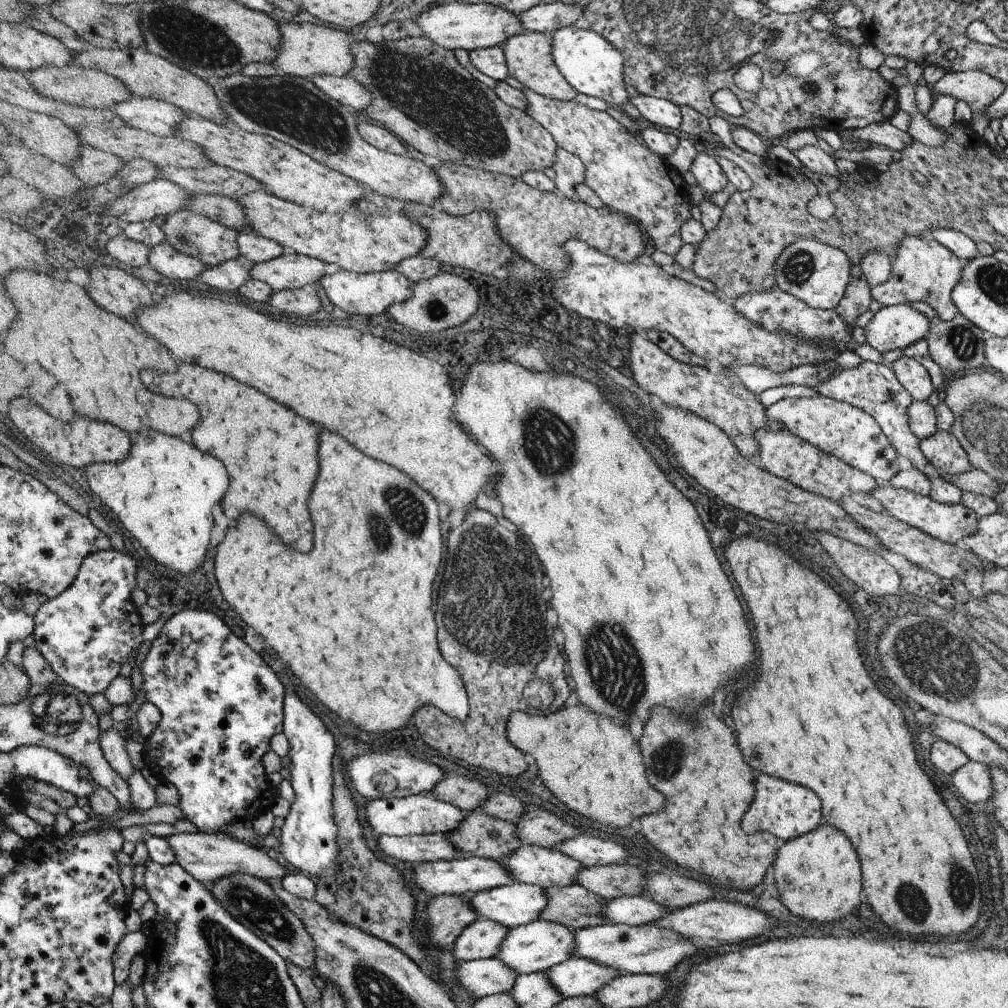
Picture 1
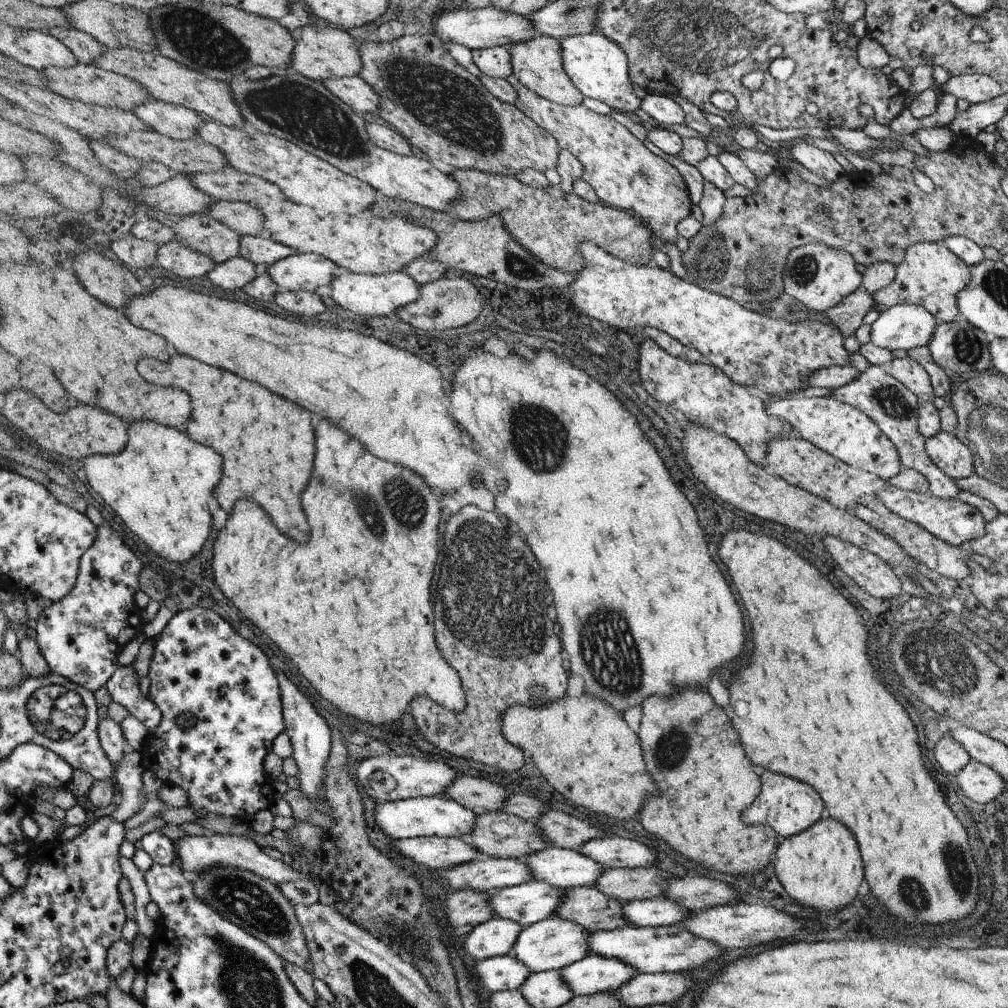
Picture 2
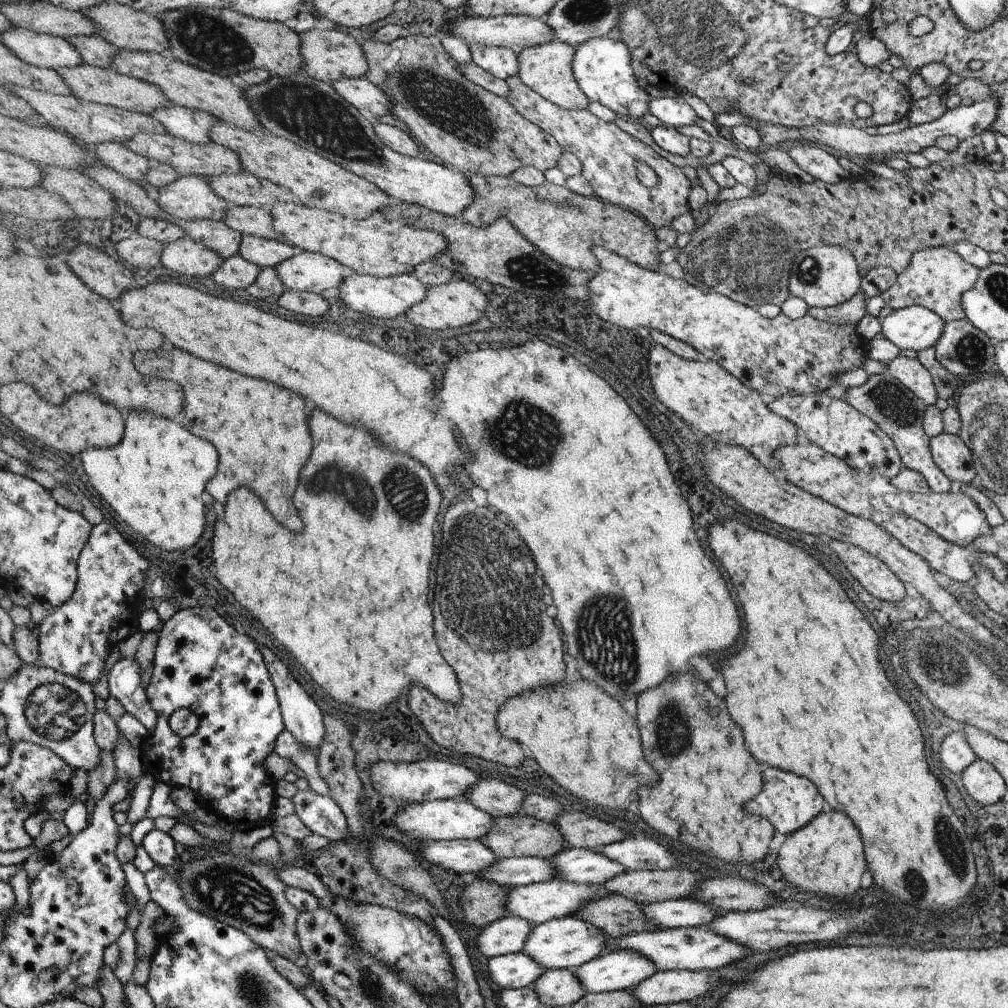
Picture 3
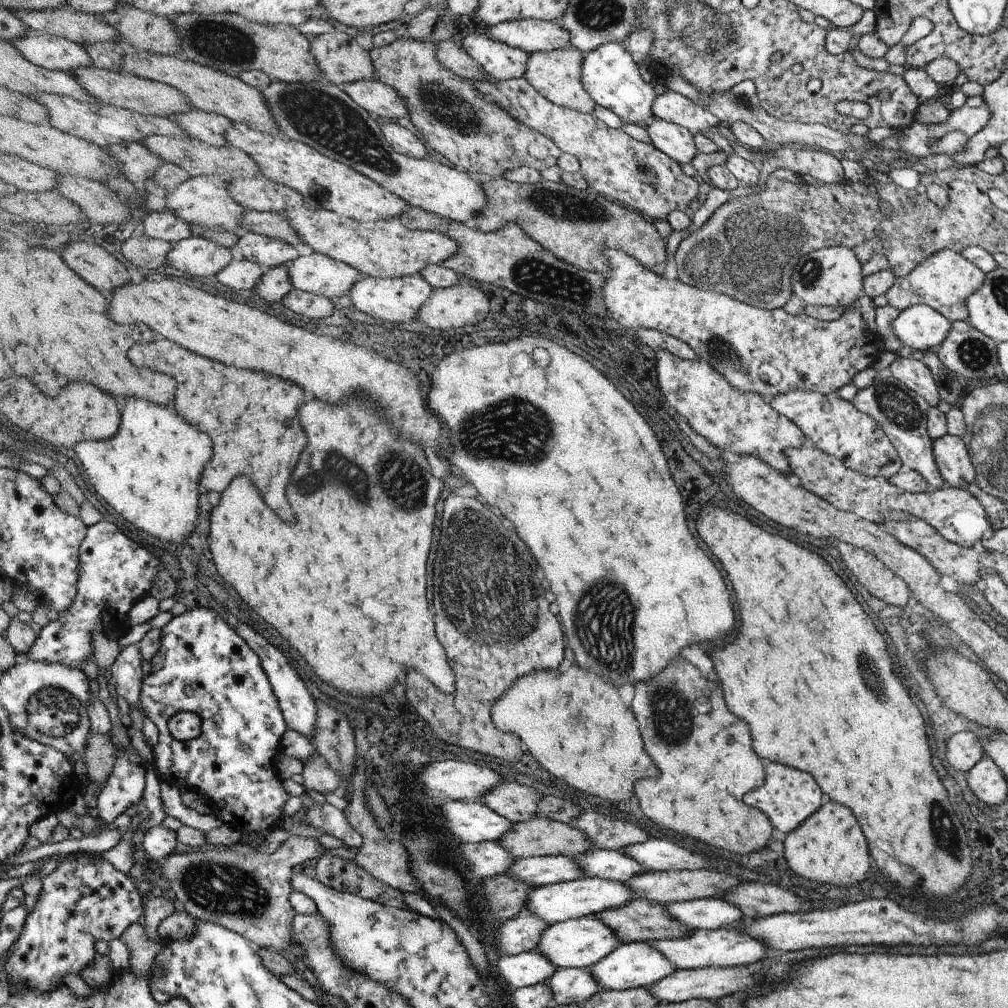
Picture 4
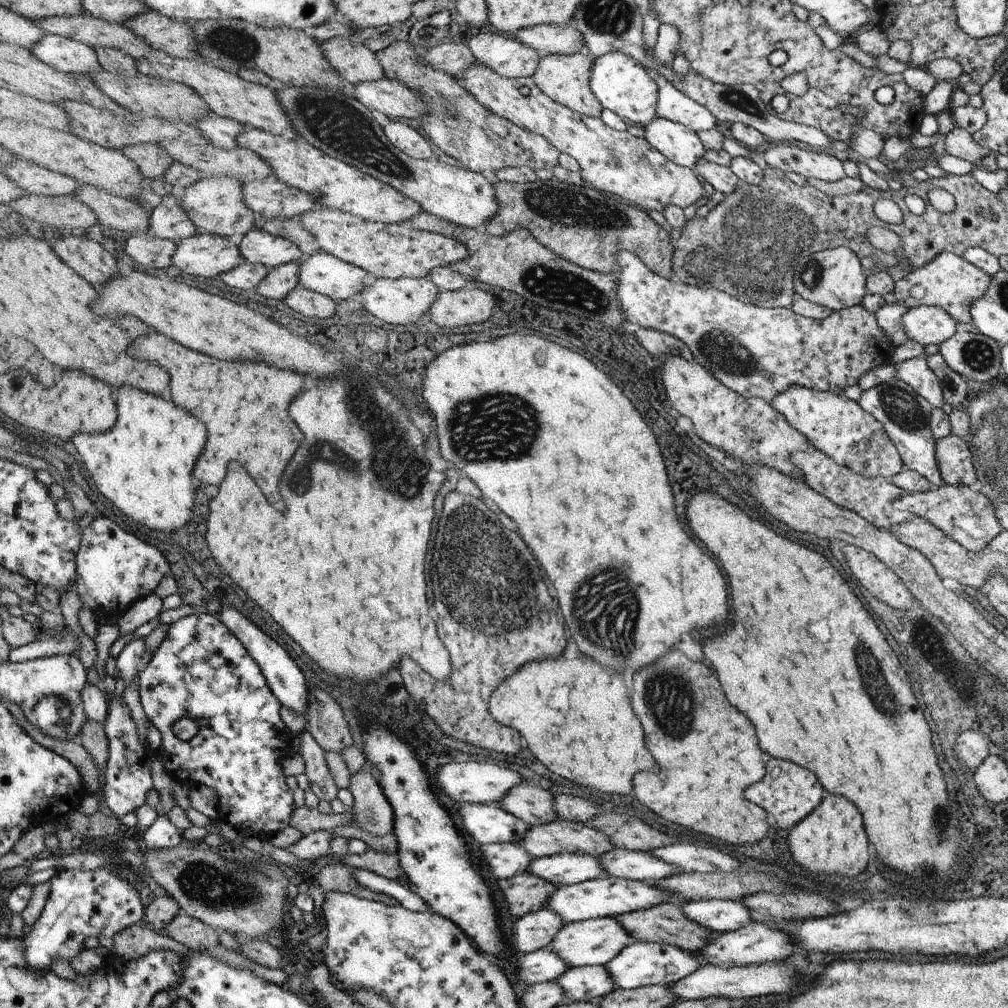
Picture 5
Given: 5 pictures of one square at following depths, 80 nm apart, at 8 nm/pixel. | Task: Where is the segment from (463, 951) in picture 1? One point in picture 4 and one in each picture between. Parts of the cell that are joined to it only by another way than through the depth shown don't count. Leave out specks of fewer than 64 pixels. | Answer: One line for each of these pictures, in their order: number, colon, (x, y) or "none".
2: (496, 937)
3: (508, 935)
4: (522, 933)

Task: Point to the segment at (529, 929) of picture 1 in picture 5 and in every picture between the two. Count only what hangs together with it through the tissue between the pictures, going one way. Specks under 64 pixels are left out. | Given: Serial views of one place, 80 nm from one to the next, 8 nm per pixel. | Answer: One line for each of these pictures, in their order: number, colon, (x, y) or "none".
2: (553, 943)
3: (567, 943)
4: (583, 942)
5: (595, 942)

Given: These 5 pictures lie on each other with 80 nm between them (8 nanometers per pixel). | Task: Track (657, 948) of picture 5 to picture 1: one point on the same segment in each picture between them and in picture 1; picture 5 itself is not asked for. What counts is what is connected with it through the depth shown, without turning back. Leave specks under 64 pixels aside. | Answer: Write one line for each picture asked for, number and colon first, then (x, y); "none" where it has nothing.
1: (578, 976)
2: (594, 974)
3: (620, 969)
4: (633, 965)

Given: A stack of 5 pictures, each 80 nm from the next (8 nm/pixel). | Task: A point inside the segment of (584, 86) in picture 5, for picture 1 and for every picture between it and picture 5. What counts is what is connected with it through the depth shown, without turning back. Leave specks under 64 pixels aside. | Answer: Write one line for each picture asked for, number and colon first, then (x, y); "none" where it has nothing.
1: (529, 55)
2: (538, 64)
3: (548, 69)
4: (557, 74)

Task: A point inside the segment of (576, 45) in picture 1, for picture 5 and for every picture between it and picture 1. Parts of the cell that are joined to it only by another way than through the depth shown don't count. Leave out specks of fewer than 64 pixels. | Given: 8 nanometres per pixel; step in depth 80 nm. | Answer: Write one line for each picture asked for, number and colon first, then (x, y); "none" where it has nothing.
2: (599, 66)
3: (601, 66)
4: (610, 75)
5: (622, 86)

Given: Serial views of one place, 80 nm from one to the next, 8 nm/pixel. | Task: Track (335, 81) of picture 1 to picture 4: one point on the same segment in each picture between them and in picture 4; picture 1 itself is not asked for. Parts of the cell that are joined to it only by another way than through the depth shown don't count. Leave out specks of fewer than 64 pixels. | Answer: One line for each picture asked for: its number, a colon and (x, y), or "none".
2: (355, 91)
3: (365, 95)
4: (382, 99)

